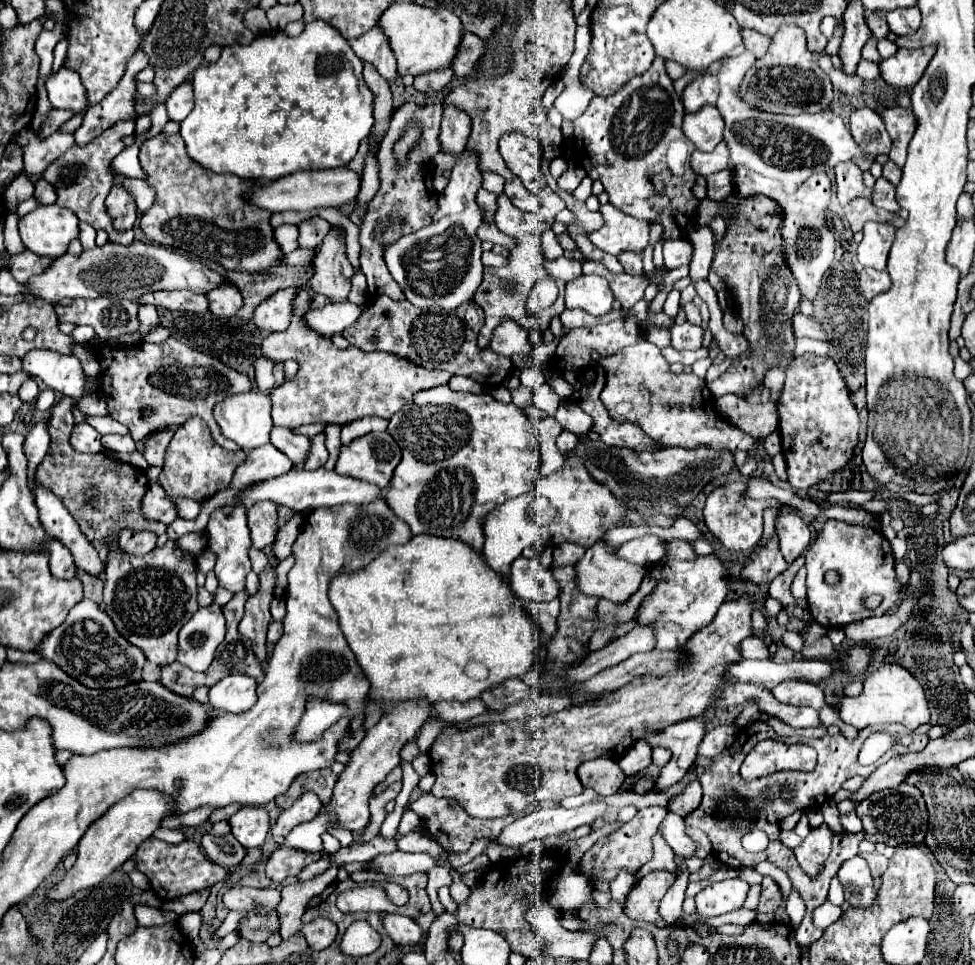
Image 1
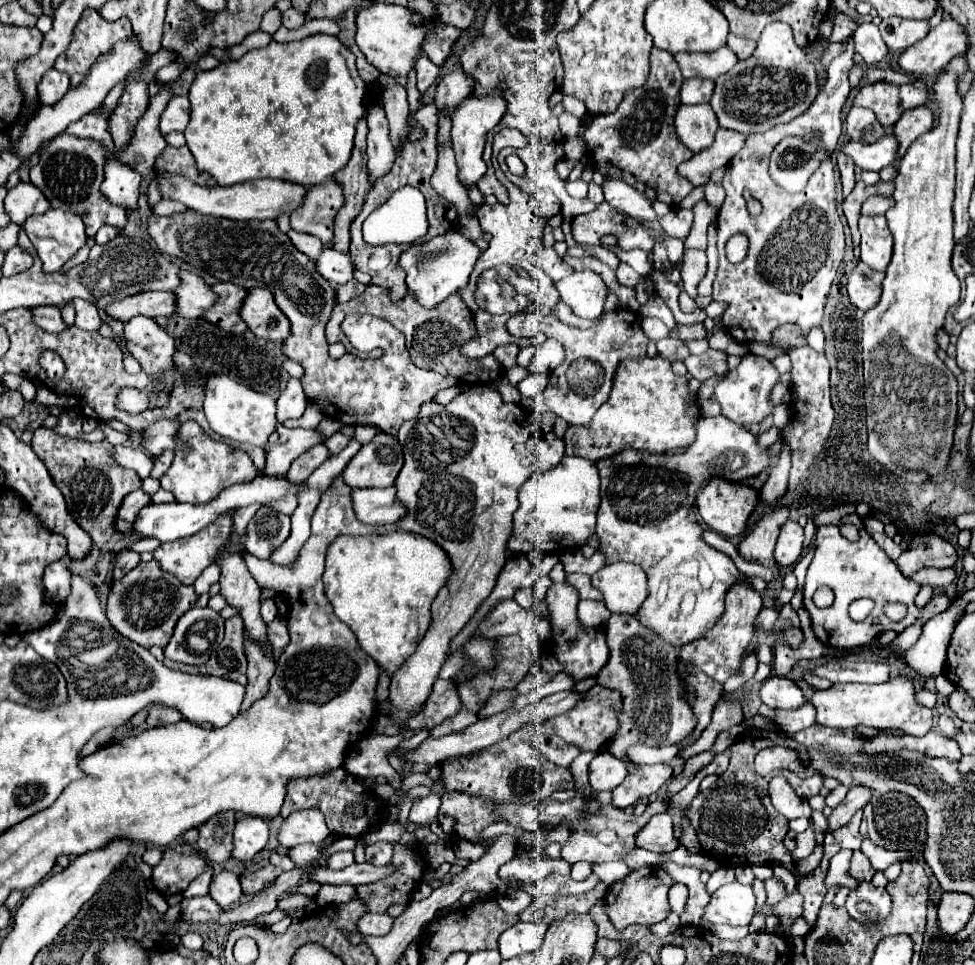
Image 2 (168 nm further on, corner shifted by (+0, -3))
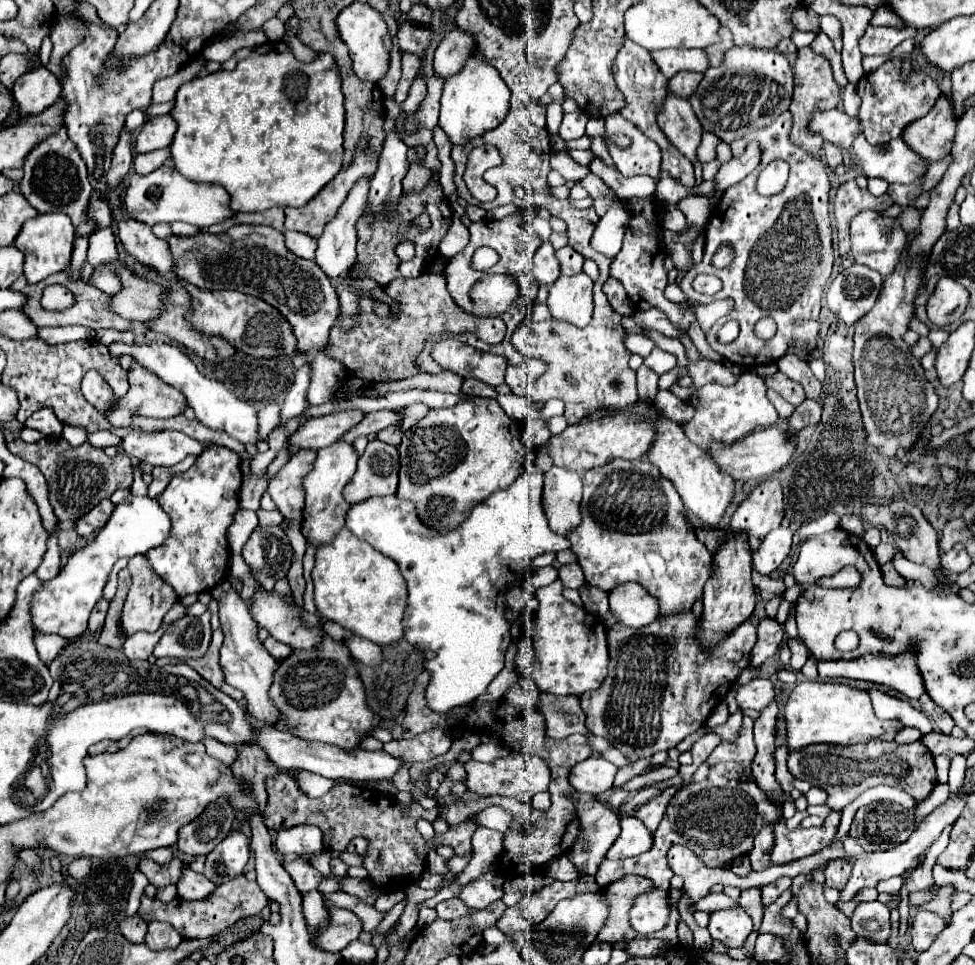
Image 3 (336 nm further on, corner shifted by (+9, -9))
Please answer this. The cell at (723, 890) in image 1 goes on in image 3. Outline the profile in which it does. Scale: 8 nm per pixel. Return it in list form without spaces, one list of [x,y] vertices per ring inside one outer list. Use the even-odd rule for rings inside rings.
[[[742,907],[714,911],[710,913],[708,931],[712,939],[722,941],[726,947],[742,947],[752,931],[752,919]]]

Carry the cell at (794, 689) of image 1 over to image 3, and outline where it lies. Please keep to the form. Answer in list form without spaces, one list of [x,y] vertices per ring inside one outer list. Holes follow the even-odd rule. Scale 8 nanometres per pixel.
[[[752,679],[750,683],[746,685],[740,685],[736,683],[734,685],[736,689],[736,701],[738,701],[738,707],[742,711],[746,709],[756,709],[756,711],[762,711],[764,707],[768,707],[772,701],[776,701],[776,693],[774,693],[774,683],[770,679]]]

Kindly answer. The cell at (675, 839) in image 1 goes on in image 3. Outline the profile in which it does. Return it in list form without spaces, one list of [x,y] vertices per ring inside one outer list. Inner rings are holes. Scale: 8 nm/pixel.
[[[624,817],[620,821],[622,833],[616,839],[616,843],[608,851],[608,859],[626,859],[626,857],[638,857],[654,845],[654,833],[646,831],[644,823],[638,817]]]

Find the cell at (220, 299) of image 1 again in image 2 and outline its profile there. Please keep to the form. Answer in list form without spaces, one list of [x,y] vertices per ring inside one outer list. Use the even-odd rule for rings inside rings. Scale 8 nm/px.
[[[191,271],[179,273],[181,285],[173,289],[175,293],[175,315],[185,319],[197,319],[211,301],[215,301],[215,293],[211,293],[211,287],[197,277]]]

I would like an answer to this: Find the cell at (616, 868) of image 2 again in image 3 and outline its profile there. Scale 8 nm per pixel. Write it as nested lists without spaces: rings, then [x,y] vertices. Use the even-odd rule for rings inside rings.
[[[562,855],[562,857],[558,857],[558,859],[552,859],[552,861],[548,863],[546,875],[554,877],[554,879],[558,879],[558,881],[576,881],[576,879],[580,877],[578,871],[576,871],[576,867],[574,867],[570,861],[566,861],[566,855]]]

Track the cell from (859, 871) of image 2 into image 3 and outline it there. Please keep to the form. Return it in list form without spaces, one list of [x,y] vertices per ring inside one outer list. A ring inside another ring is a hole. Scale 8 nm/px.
[[[834,859],[826,865],[824,873],[826,873],[826,887],[834,887],[834,889],[840,889],[846,887],[846,879],[850,879],[850,871],[852,871],[852,865],[848,859]]]

